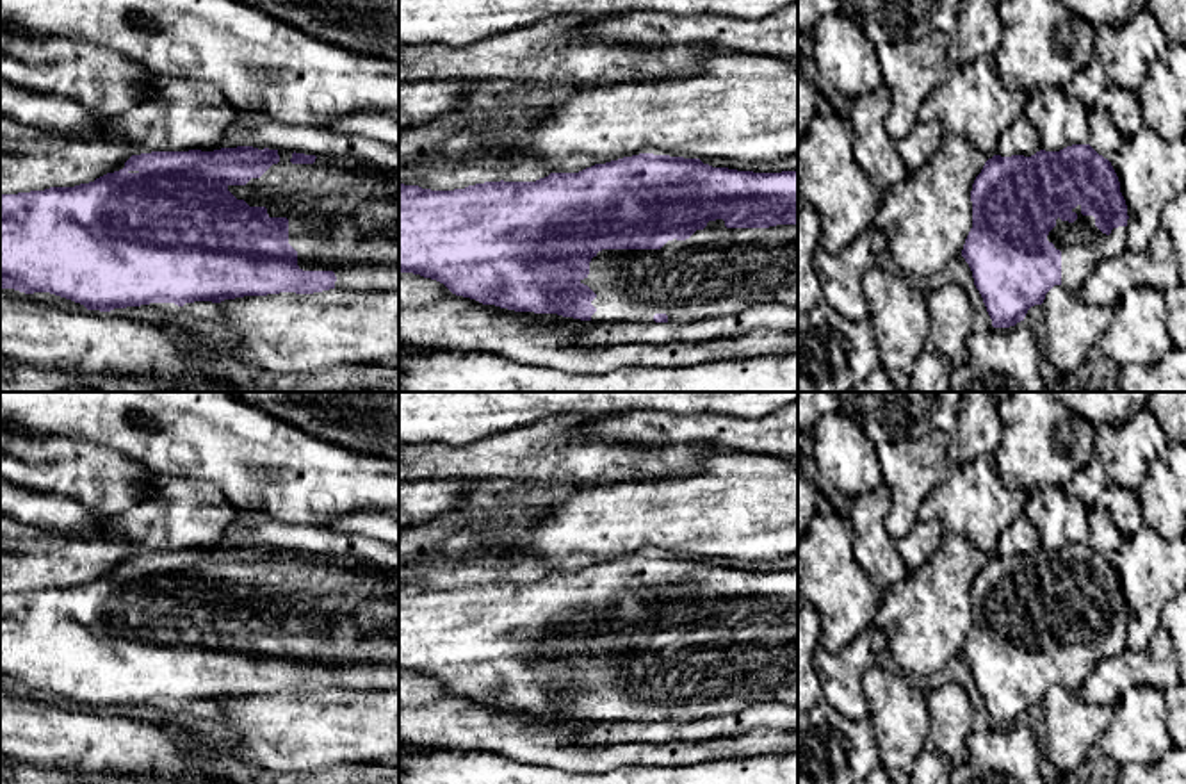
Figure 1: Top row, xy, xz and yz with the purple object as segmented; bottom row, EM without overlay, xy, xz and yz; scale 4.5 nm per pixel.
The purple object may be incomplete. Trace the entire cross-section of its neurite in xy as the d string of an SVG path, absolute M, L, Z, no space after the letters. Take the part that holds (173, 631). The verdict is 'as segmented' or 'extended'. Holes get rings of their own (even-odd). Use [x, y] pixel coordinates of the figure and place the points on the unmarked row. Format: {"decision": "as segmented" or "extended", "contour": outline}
{"decision": "extended", "contour": "M253 545L151 551L89 583L0 593L0 686L50 691L100 711L335 686L399 691L399 567Z"}

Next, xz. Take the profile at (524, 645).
{"decision": "extended", "contour": "M639 552L536 581L454 590L399 583L399 672L436 679L483 704L595 722L693 722L757 702L798 704L798 570L737 570Z"}

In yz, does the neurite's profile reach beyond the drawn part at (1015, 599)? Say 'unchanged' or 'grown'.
grown

